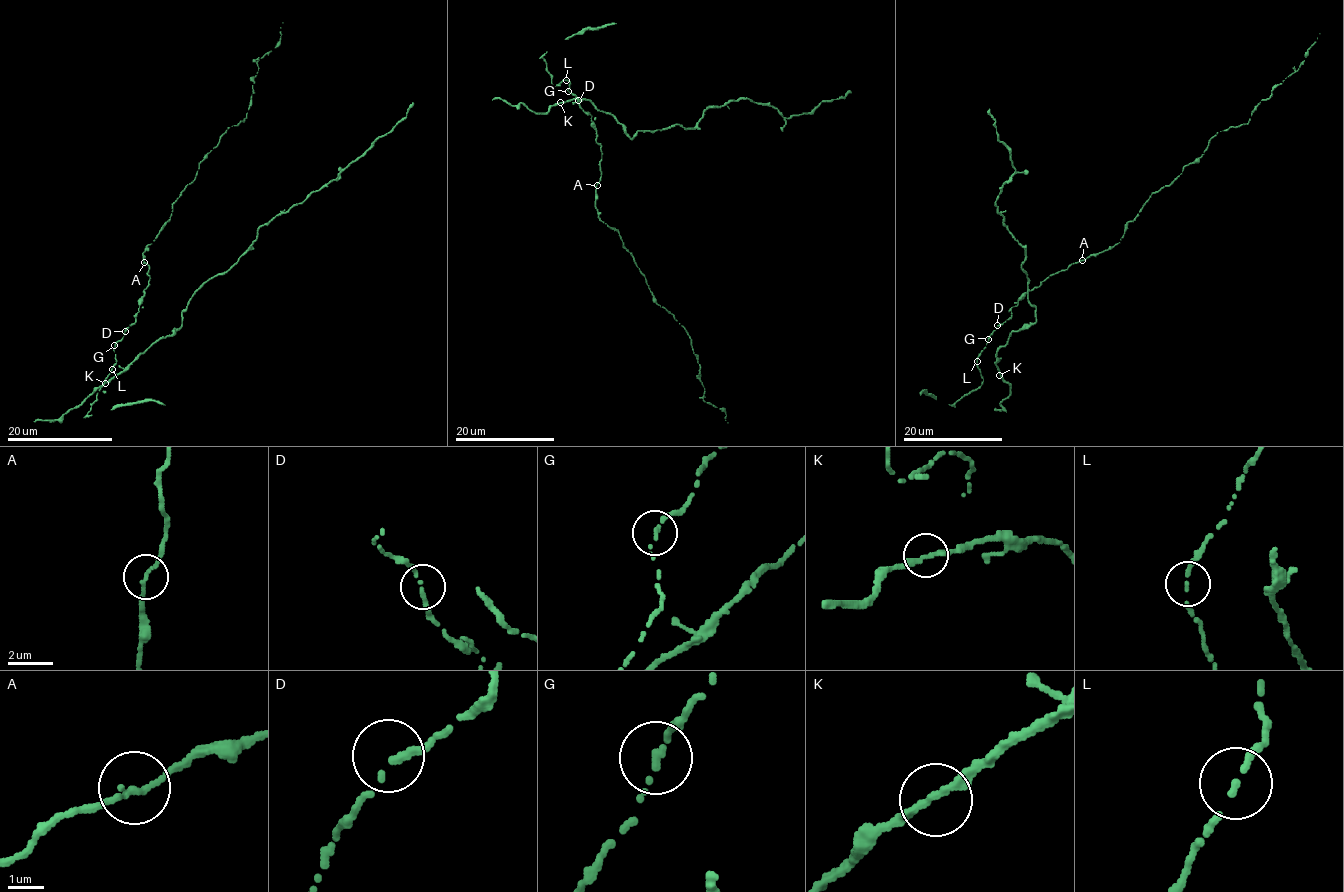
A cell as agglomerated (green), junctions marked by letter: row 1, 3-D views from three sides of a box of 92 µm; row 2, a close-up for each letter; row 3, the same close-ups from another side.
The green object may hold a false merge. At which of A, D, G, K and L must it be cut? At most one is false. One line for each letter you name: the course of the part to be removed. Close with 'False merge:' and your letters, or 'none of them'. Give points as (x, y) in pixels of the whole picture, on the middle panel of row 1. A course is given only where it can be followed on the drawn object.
False merge: none of them

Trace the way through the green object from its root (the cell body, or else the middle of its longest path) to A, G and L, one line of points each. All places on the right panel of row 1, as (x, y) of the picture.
A: (997, 326), (1011, 316), (1011, 309), (1028, 291), (1049, 275), (1082, 260)
G: (997, 326), (988, 339)
L: (997, 326), (977, 361)

